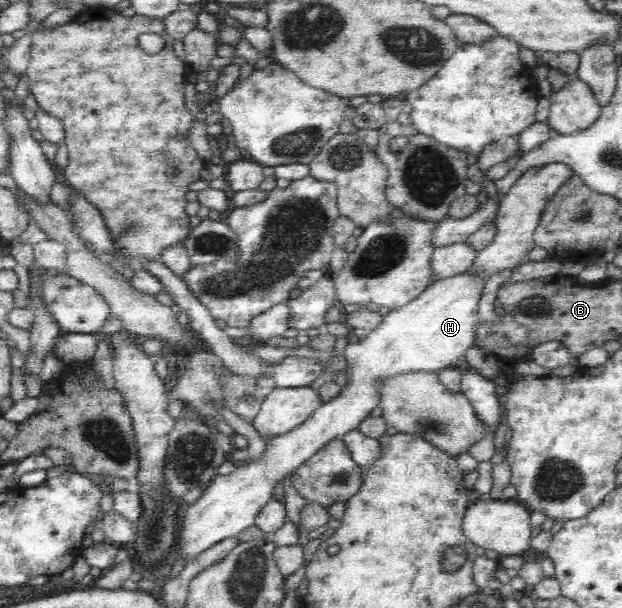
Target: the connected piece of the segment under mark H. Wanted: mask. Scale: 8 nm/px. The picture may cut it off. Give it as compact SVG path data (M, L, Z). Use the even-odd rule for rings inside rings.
M466 269L464 273L442 277L432 282L416 299L400 306L383 316L382 323L374 328L367 337L361 338L358 342L348 342L344 349L344 355L349 365L348 386L341 389L340 395L328 403L324 402L322 407L314 411L314 415L305 423L296 427L292 432L281 434L272 439L270 445L266 446L266 453L262 461L248 461L248 465L238 467L232 475L218 475L210 483L210 486L203 489L200 498L186 509L182 523L178 526L178 560L190 565L196 561L204 551L210 549L218 542L228 537L237 537L245 529L255 523L257 515L266 503L273 497L273 486L282 481L283 477L290 477L291 474L304 463L309 461L327 442L333 438L342 439L352 429L369 417L374 407L378 405L378 392L374 388L374 381L384 379L394 373L416 373L428 372L439 373L442 370L454 367L463 367L465 353L474 347L476 332L479 323L479 301L484 293L485 283L490 275L479 273L475 269Z

